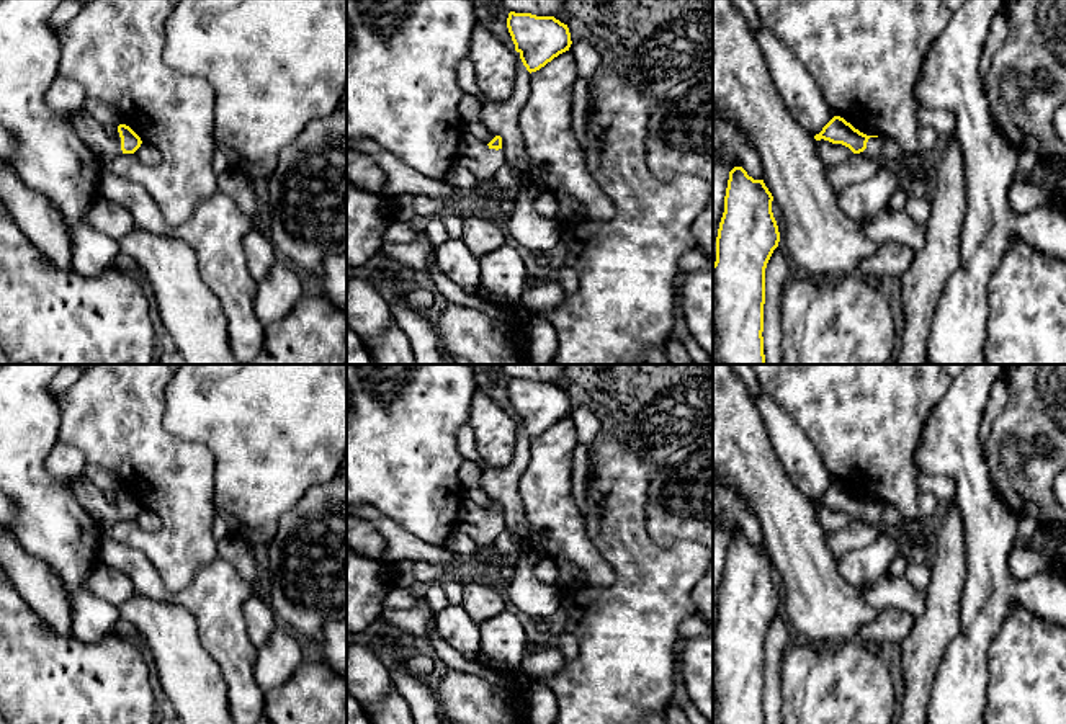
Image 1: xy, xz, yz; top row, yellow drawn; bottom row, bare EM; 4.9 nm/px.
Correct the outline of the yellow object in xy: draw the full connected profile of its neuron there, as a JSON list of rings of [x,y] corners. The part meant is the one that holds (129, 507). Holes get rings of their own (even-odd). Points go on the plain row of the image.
[[[82,476],[67,480],[67,485],[103,531],[111,530],[119,520],[134,520],[142,510],[141,503],[129,492],[119,490],[114,495],[108,495]]]

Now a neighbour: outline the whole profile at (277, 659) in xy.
[[[278,624],[258,647],[255,680],[263,690],[284,683],[304,660],[299,642],[284,624]]]

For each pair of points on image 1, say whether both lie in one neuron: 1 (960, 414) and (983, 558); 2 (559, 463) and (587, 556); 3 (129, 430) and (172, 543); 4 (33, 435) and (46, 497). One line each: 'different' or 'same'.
1: same
2: same
3: same
4: same

